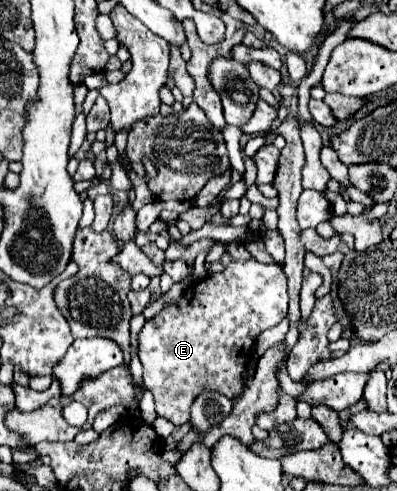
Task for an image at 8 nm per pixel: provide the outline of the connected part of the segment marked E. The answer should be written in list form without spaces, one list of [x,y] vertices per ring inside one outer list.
[[[256,260],[248,262],[232,262],[226,266],[224,272],[212,274],[206,280],[192,284],[182,298],[164,308],[154,318],[146,320],[144,328],[140,330],[140,348],[138,356],[144,366],[144,386],[154,394],[156,400],[156,414],[168,418],[174,426],[188,422],[190,418],[190,404],[198,394],[204,390],[222,392],[230,400],[240,394],[242,382],[240,374],[250,359],[252,344],[256,336],[286,318],[288,312],[288,292],[282,268],[276,264],[260,264]]]

